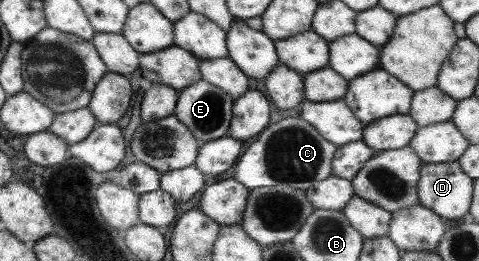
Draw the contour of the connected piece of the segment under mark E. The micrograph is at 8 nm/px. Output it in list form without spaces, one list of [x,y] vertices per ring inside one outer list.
[[[198,80],[178,92],[173,115],[192,133],[199,146],[202,146],[205,142],[226,135],[231,119],[232,103],[233,98],[220,88],[204,80]]]

